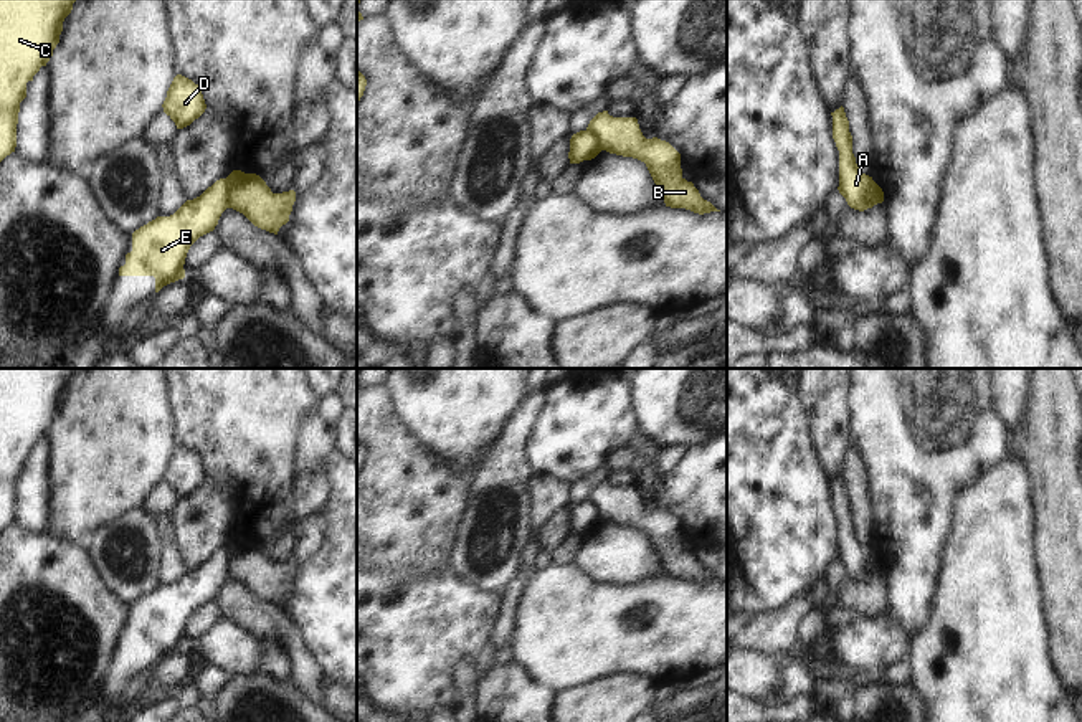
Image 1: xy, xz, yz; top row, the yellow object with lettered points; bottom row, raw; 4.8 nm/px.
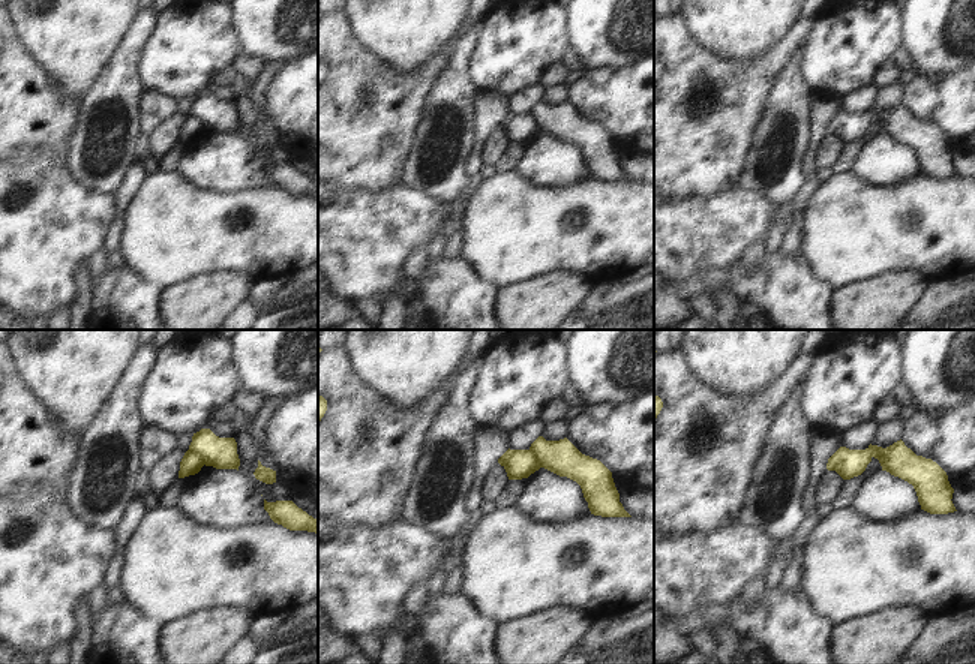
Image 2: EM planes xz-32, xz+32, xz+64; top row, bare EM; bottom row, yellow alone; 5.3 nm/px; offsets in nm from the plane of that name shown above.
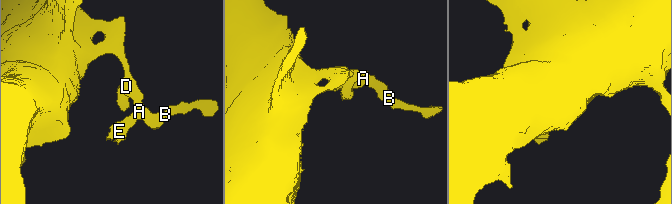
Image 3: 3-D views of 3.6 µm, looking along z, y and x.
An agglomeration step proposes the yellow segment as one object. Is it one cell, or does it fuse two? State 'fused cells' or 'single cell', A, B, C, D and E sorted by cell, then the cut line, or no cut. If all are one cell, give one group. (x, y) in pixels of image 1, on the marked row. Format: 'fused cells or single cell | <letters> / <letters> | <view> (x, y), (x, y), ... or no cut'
fused cells | A B C D / E | xy (223, 179), (228, 207)

